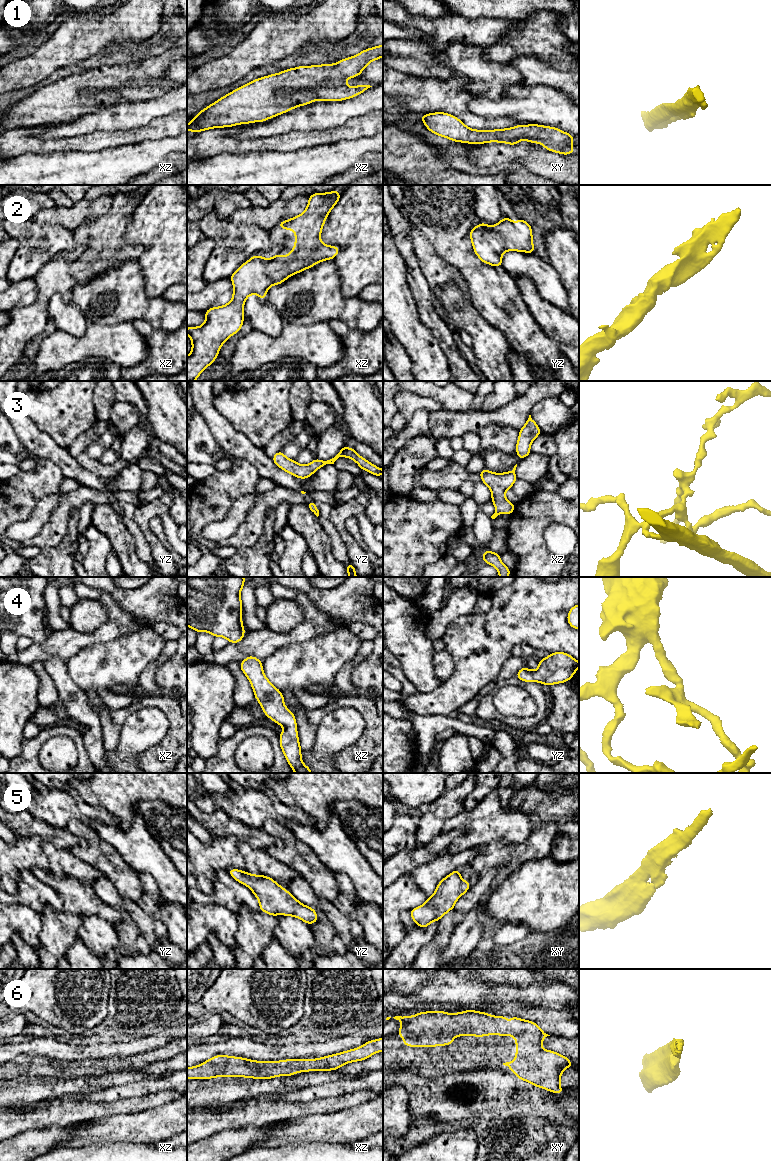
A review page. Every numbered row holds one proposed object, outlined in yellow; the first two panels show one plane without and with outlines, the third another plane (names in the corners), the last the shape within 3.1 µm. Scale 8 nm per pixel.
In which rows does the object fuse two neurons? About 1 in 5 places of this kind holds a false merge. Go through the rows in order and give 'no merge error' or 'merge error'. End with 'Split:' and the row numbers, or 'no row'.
1: no merge error
2: no merge error
3: no merge error
4: no merge error
5: no merge error
6: no merge error
Split: no row

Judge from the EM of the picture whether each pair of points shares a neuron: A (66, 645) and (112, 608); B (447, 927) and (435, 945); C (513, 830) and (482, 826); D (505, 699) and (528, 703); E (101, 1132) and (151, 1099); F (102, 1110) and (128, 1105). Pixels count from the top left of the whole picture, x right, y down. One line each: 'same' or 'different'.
A: same
B: same
C: same
D: same
E: different
F: same

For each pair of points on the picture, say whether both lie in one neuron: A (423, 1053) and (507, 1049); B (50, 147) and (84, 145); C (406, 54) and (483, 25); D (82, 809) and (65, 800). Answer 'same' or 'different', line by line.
A: same
B: same
C: different
D: same

